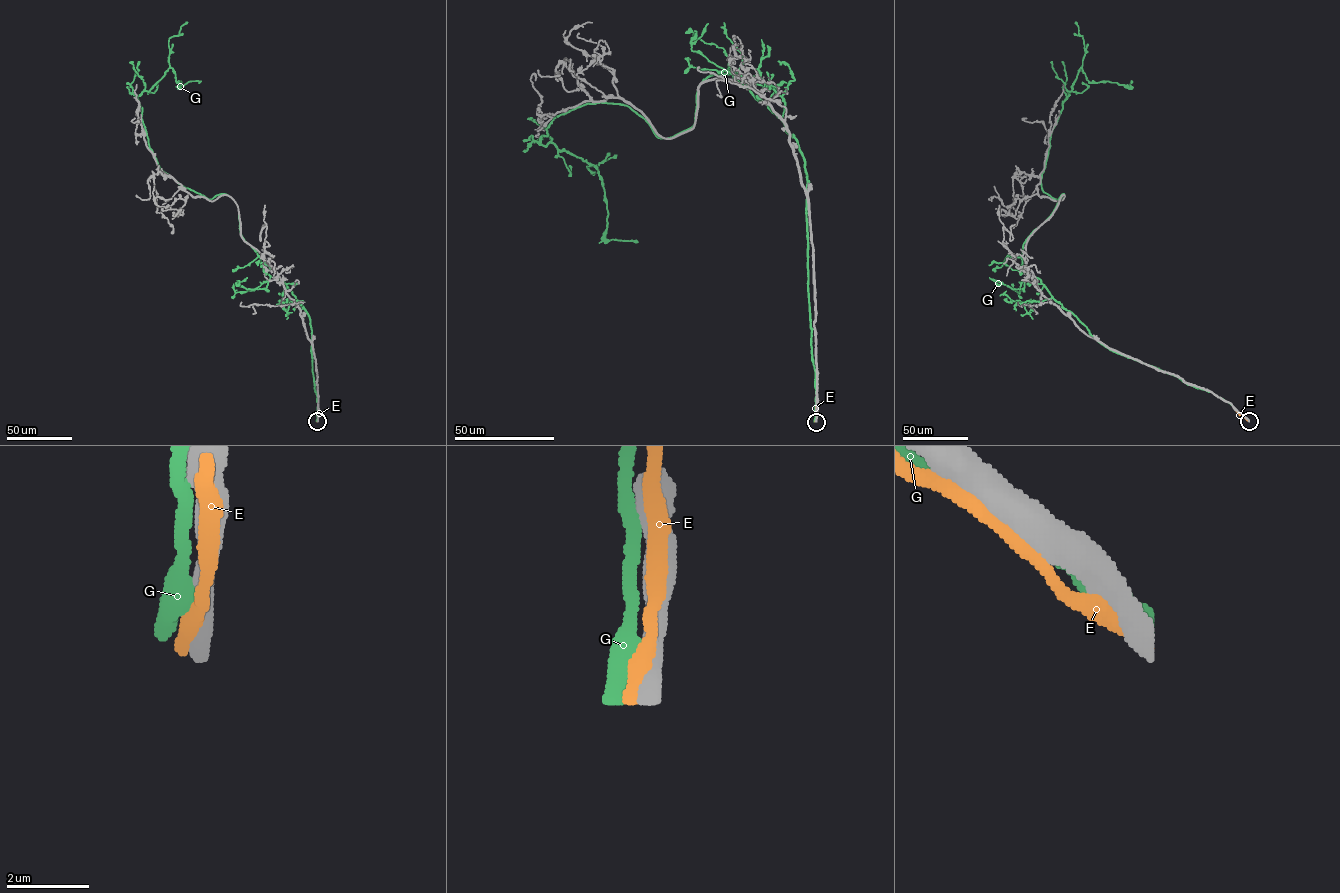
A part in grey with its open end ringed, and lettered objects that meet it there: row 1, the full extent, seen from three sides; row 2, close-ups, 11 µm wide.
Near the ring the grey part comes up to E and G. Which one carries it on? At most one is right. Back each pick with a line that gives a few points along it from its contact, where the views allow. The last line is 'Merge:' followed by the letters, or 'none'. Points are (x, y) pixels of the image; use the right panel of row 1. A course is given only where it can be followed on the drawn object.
Merge: none

